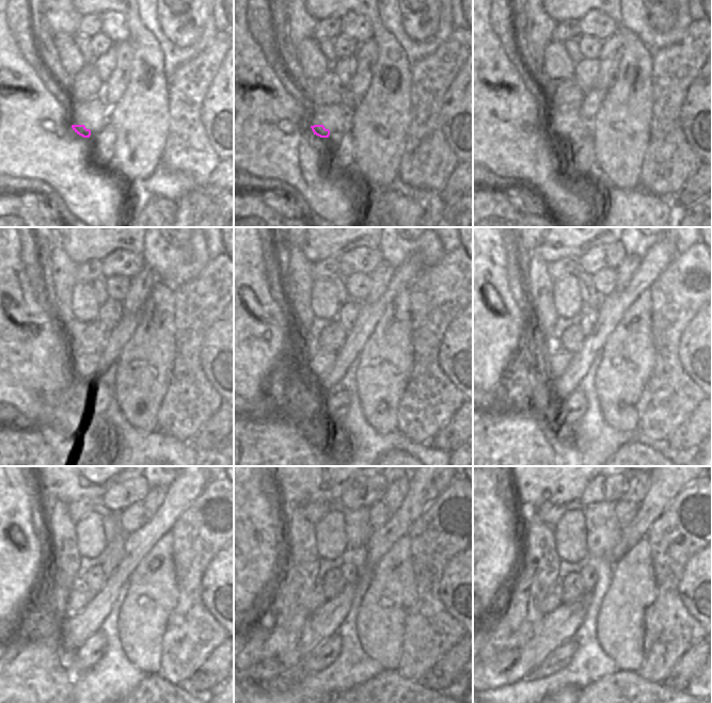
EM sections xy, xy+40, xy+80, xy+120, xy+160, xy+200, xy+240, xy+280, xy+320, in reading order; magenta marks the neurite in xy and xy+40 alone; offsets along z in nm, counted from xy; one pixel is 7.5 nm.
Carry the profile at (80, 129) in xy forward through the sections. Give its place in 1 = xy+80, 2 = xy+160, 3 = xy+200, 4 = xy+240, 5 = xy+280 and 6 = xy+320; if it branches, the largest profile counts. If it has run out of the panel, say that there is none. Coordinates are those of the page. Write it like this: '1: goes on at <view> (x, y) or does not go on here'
1: goes on at xy+80 (560, 131)
2: goes on at xy+160 (317, 365)
3: goes on at xy+200 (556, 363)
4: goes on at xy+240 (80, 595)
5: goes on at xy+280 (317, 597)
6: goes on at xy+320 (553, 598)

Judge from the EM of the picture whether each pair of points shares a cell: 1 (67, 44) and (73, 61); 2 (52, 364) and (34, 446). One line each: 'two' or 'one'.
1: one
2: two

